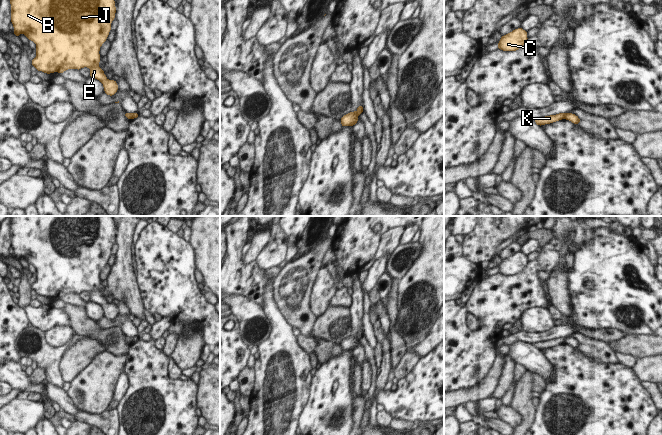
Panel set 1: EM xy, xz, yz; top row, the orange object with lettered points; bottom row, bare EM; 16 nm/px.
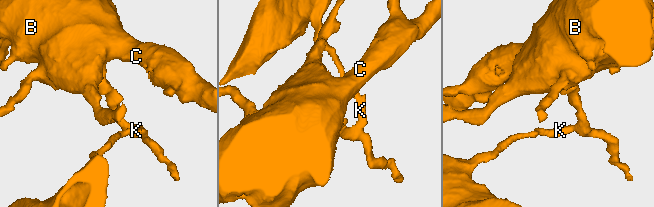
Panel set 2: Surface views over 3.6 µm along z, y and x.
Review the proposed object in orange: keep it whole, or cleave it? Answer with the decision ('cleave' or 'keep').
cleave

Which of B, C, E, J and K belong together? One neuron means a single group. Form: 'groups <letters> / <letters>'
groups B C E J / K

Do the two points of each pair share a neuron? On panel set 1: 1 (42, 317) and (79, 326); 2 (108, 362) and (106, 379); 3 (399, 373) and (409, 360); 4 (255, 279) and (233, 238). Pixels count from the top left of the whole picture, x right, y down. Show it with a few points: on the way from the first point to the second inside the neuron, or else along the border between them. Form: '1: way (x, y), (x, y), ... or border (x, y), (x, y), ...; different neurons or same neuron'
1: border (61, 309), (67, 315), (70, 326); different neurons
2: way (106, 366), (106, 375); same neuron
3: way (402, 370), (407, 363); same neuron
4: way (244, 271), (234, 261), (234, 249); same neuron

